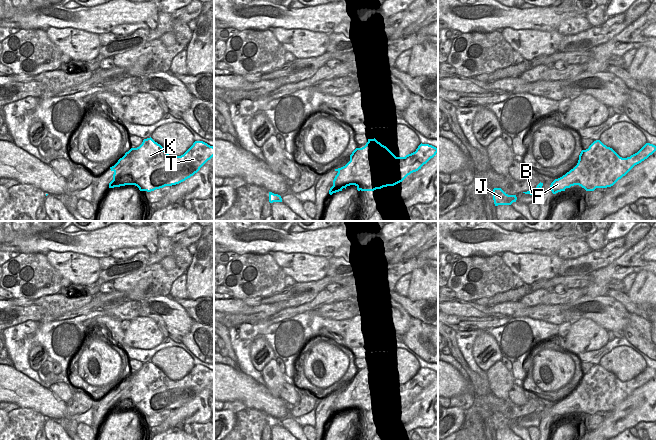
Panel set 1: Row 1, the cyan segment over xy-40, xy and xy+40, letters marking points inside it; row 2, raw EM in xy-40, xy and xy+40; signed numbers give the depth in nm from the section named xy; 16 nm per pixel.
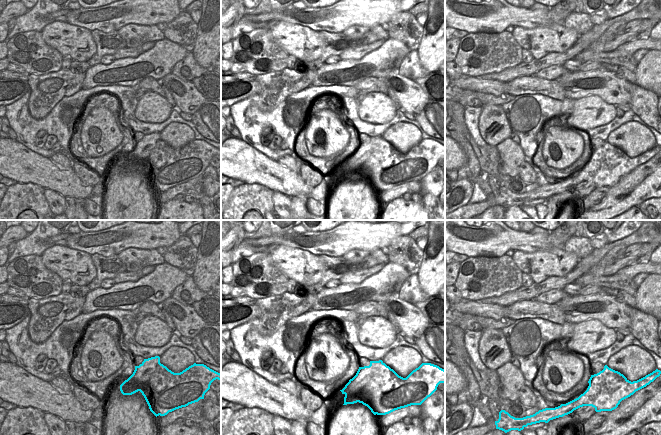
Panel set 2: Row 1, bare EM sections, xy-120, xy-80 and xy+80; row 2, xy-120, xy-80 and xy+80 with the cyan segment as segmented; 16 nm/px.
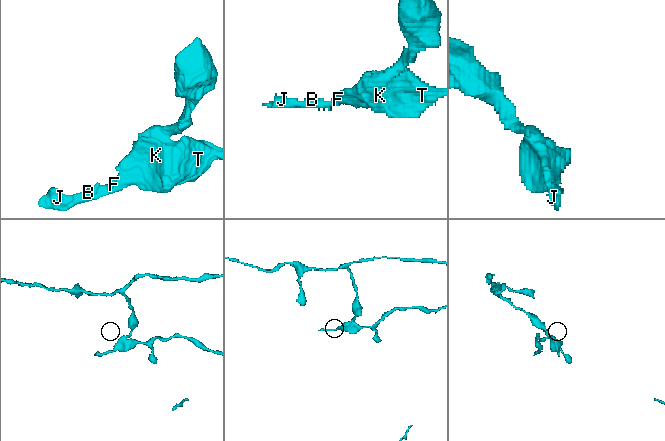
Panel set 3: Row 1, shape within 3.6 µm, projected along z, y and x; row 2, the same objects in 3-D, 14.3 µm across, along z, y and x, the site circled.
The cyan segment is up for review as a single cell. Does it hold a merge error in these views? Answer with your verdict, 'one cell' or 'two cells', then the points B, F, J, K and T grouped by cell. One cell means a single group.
two cells | B F J T / K

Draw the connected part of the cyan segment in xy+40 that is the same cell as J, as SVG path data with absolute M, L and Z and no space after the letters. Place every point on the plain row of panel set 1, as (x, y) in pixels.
M501 412L493 413L493 424L495 430L498 429L511 429L513 426L516 426L516 419L508 419Z

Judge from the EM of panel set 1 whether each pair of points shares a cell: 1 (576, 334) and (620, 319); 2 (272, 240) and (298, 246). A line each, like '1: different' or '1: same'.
1: different
2: same

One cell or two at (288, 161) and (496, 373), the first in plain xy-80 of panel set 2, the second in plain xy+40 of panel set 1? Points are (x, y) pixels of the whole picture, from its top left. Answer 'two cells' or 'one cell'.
two cells

